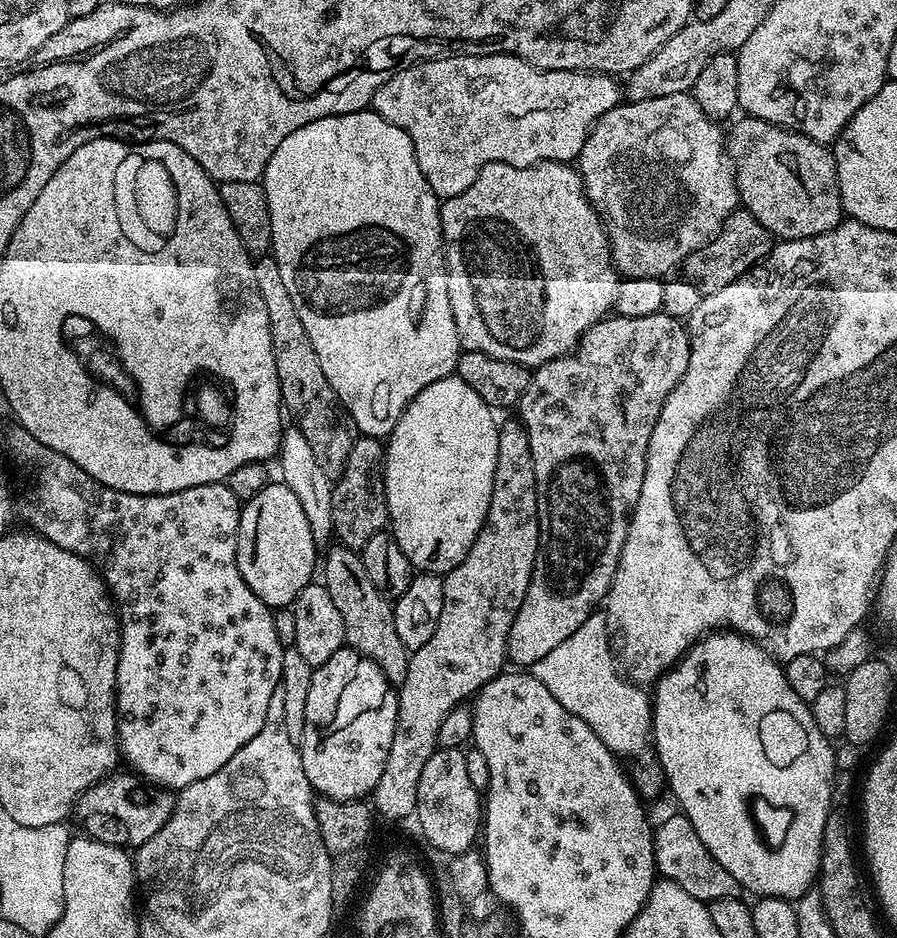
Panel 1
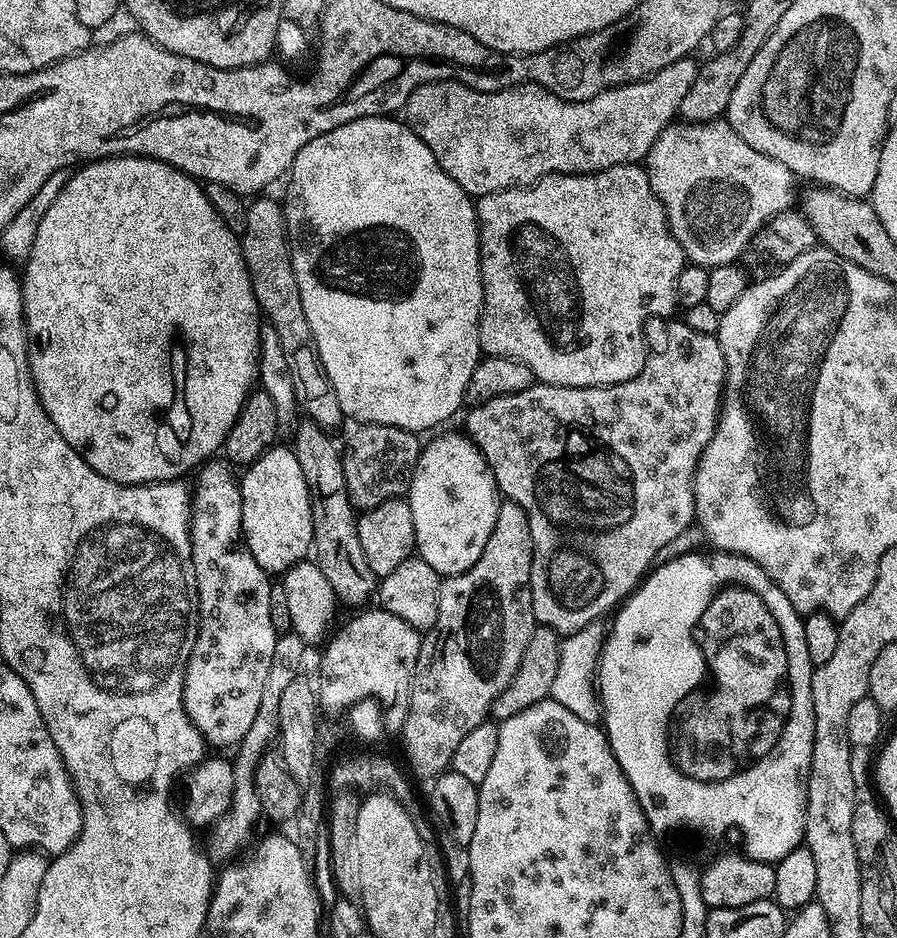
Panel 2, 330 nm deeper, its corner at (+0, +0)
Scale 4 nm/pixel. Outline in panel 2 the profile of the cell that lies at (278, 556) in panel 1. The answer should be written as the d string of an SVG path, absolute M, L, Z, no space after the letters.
M273 446L260 455L253 464L247 465L239 477L240 485L240 531L244 544L250 550L254 562L262 566L269 574L289 572L299 560L305 559L312 548L312 503L306 486L306 478L302 478L302 466L298 466L298 458L291 447Z

